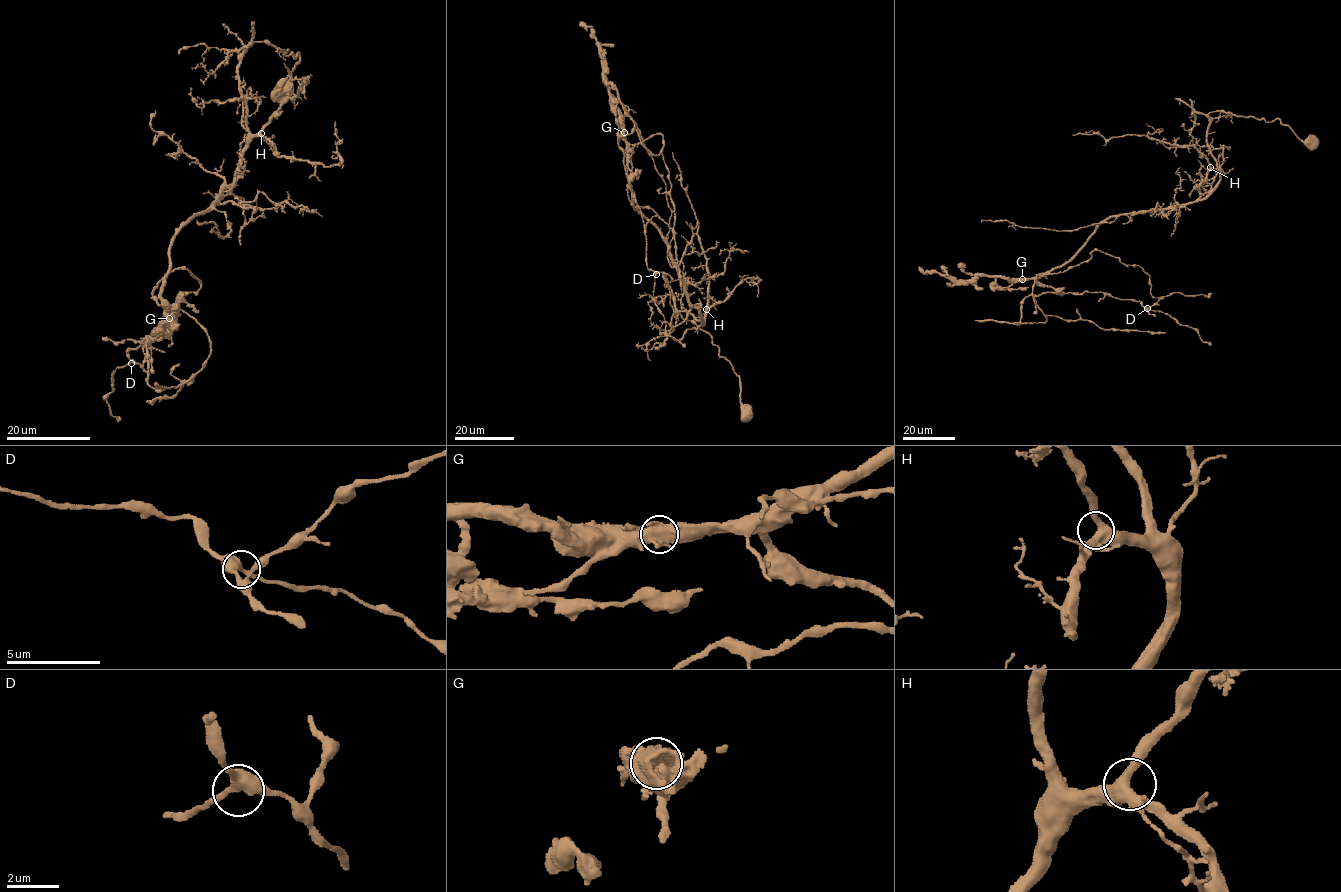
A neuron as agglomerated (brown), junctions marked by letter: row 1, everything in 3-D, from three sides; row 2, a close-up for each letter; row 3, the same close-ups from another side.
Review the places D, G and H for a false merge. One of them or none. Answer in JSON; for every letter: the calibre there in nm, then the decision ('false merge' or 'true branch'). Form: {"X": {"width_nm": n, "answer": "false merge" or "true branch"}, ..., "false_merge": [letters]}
{"D": {"width_nm": 360, "answer": "true branch"}, "G": {"width_nm": 550, "answer": "false merge"}, "H": {"width_nm": 440, "answer": "true branch"}, "false_merge": ["G"]}

